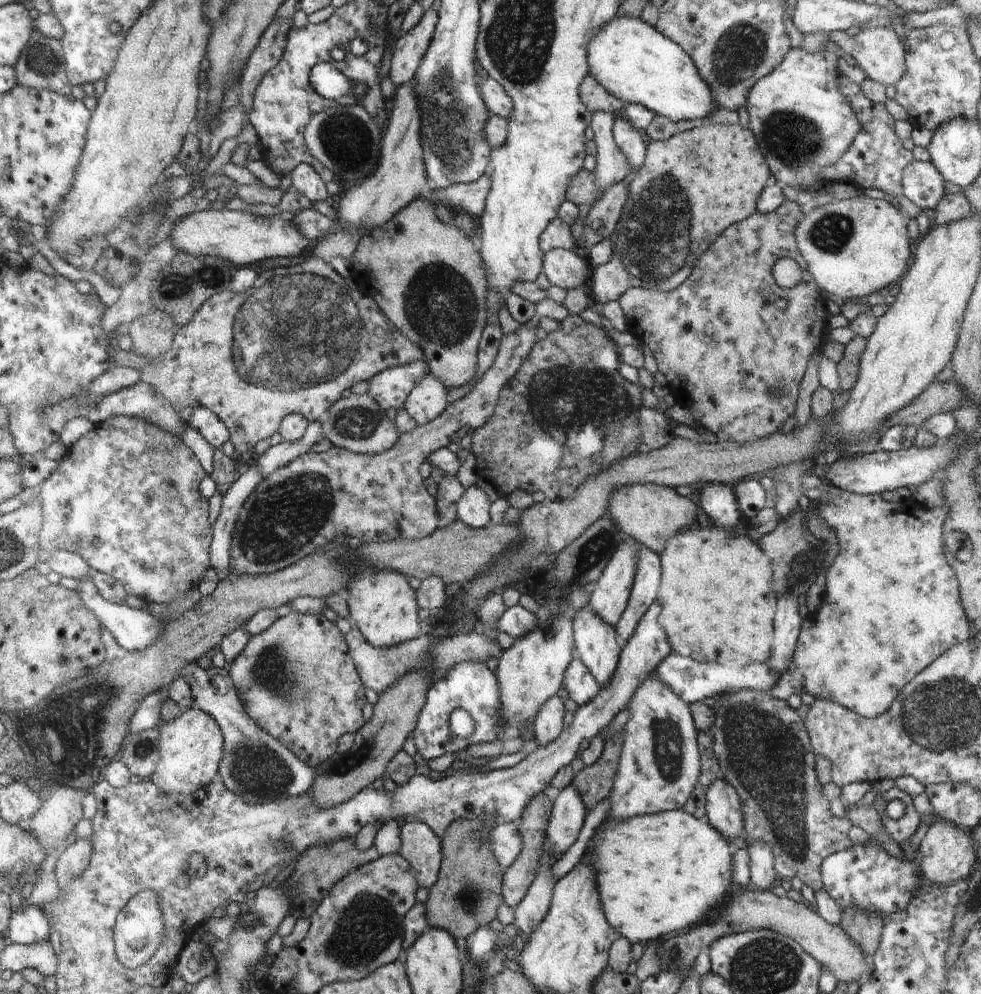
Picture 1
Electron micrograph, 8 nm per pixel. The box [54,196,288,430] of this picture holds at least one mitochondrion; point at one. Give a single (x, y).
(176, 285)

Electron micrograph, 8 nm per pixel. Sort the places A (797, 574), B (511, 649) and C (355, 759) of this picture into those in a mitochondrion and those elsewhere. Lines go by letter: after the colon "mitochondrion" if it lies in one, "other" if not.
A: mitochondrion
B: other
C: mitochondrion

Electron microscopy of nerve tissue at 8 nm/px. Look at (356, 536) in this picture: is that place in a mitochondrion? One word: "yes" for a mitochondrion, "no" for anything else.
yes

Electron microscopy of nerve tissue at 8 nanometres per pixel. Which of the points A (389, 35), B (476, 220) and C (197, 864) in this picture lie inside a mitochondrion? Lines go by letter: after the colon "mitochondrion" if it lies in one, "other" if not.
A: other
B: other
C: mitochondrion

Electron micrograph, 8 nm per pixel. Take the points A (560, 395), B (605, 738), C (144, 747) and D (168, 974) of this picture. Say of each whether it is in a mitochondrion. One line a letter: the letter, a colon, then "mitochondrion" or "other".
A: mitochondrion
B: other
C: mitochondrion
D: other

